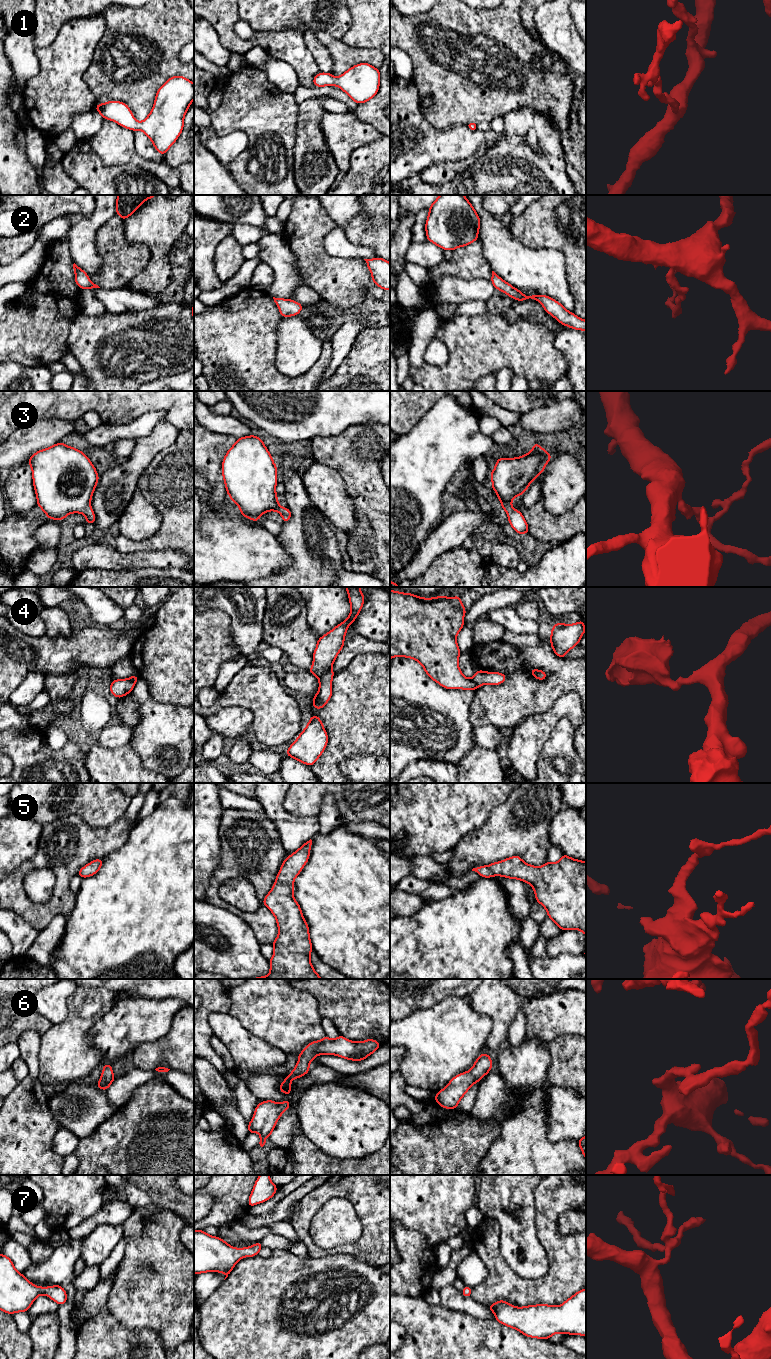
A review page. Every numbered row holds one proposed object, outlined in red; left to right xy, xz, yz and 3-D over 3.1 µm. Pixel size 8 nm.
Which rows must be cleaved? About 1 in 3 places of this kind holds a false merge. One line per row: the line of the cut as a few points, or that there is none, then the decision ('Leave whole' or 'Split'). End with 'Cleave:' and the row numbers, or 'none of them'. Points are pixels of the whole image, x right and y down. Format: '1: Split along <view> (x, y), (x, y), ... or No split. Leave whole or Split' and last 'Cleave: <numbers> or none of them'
1: No split. Leave whole
2: No split. Leave whole
3: No split. Leave whole
4: Split along xz (330, 668), (319, 678). Split
5: No split. Leave whole
6: No split. Leave whole
7: No split. Leave whole
Cleave: 4

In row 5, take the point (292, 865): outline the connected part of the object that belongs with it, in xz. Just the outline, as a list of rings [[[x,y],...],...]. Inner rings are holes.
[[[310,839],[283,861],[281,869],[276,876],[276,882],[262,901],[275,916],[279,934],[272,943],[274,954],[269,960],[269,975],[266,977],[255,977],[253,979],[323,979],[315,972],[310,962],[312,944],[308,924],[303,917],[298,902],[293,897],[293,882],[308,862],[311,845],[312,840]]]

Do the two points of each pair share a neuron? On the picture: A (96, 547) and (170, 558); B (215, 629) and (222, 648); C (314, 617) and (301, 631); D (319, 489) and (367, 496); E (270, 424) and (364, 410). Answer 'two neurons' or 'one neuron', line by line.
A: one neuron
B: one neuron
C: two neurons
D: two neurons
E: one neuron

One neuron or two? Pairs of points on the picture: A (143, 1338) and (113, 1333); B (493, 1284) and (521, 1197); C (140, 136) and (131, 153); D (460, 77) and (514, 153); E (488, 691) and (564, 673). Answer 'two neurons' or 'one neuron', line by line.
A: one neuron
B: two neurons
C: two neurons
D: two neurons
E: one neuron

